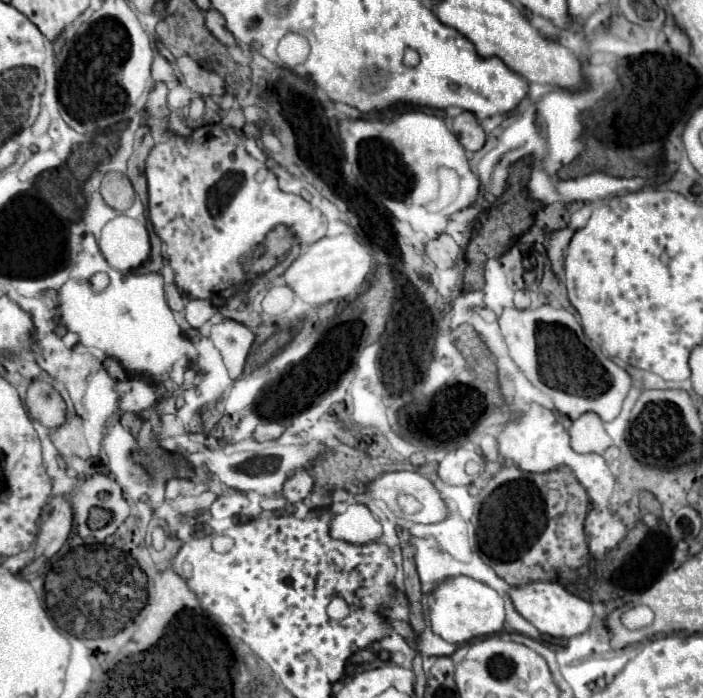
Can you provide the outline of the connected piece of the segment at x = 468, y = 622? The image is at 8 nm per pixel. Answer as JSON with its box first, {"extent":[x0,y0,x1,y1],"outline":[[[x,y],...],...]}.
{"extent":[430,576,506,644],"outline":[[[458,576],[454,580],[444,580],[436,592],[430,594],[430,620],[432,630],[442,636],[446,642],[464,644],[478,636],[490,636],[504,630],[506,624],[506,610],[504,600],[496,590],[484,586],[478,580],[468,576]]]}

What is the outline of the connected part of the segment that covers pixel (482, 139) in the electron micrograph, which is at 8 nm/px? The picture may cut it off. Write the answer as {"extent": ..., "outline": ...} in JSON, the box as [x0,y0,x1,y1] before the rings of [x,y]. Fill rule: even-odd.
{"extent":[452,112,486,152],"outline":[[[462,112],[460,116],[456,116],[452,130],[468,152],[478,152],[486,144],[486,132],[470,112]]]}

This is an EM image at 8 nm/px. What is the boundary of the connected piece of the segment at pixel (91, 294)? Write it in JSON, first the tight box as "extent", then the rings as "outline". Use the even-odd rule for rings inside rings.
{"extent":[58,234,198,380],"outline":[[[84,234],[84,252],[78,258],[72,278],[58,292],[60,314],[68,330],[80,334],[80,344],[96,346],[114,356],[132,374],[146,374],[150,380],[164,380],[172,372],[172,364],[180,358],[198,360],[198,352],[180,332],[172,310],[164,300],[162,274],[122,274],[114,270],[102,256],[92,234]],[[96,272],[108,272],[110,284],[102,292],[94,292],[90,284],[78,284],[76,278],[90,278]]]}

